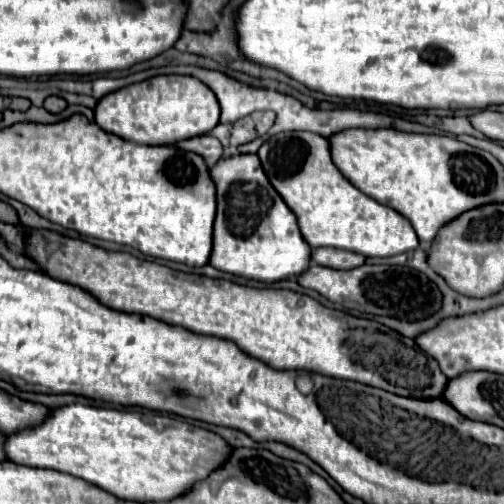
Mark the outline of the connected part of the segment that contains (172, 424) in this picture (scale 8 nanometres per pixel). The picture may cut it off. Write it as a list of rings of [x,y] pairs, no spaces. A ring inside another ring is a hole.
[[[74,404],[74,406],[56,408],[40,426],[22,430],[20,434],[6,436],[6,452],[8,458],[16,464],[34,466],[34,468],[52,468],[58,472],[84,478],[122,500],[168,502],[182,494],[188,494],[188,490],[192,490],[196,482],[206,480],[212,474],[212,470],[222,468],[224,462],[228,462],[228,456],[232,454],[232,446],[216,432],[196,428],[192,424],[180,422],[170,416],[152,414],[152,424],[150,424],[148,412],[118,412],[108,408]]]

